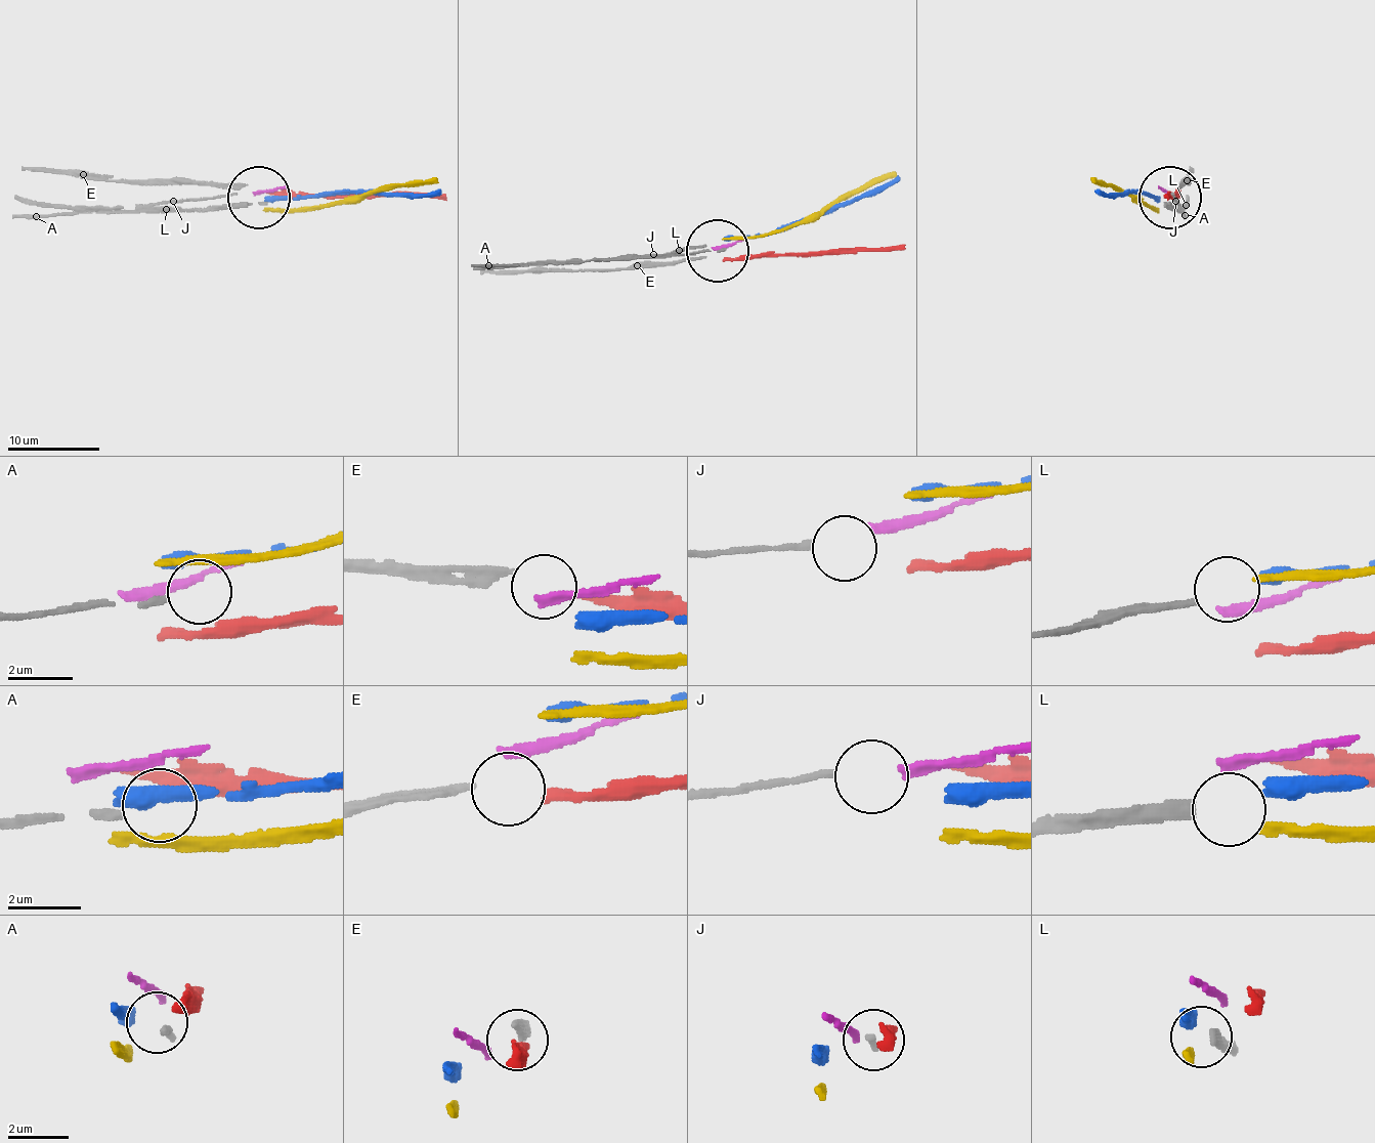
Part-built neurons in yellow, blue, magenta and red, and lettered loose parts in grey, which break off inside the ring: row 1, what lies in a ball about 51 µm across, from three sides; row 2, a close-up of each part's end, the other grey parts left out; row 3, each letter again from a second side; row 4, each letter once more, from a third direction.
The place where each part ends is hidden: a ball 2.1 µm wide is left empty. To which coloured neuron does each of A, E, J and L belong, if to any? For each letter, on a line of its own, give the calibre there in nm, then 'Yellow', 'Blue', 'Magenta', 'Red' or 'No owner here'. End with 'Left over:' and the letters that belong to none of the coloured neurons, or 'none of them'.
A: Thickness 220 nm. No owner here
E: Thickness 240 nm. No owner here
J: Thickness 200 nm. No owner here
L: Thickness 280 nm. No owner here
Left over: A, E, J, L

